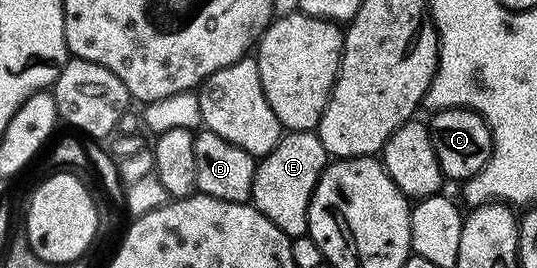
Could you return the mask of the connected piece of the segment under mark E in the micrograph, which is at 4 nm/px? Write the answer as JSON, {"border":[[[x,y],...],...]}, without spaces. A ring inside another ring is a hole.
{"border":[[[291,131],[283,134],[276,149],[257,160],[250,194],[252,206],[264,213],[264,217],[268,217],[268,221],[272,221],[272,225],[276,225],[276,229],[286,235],[297,237],[307,234],[312,193],[327,162],[324,145],[314,131]]]}

